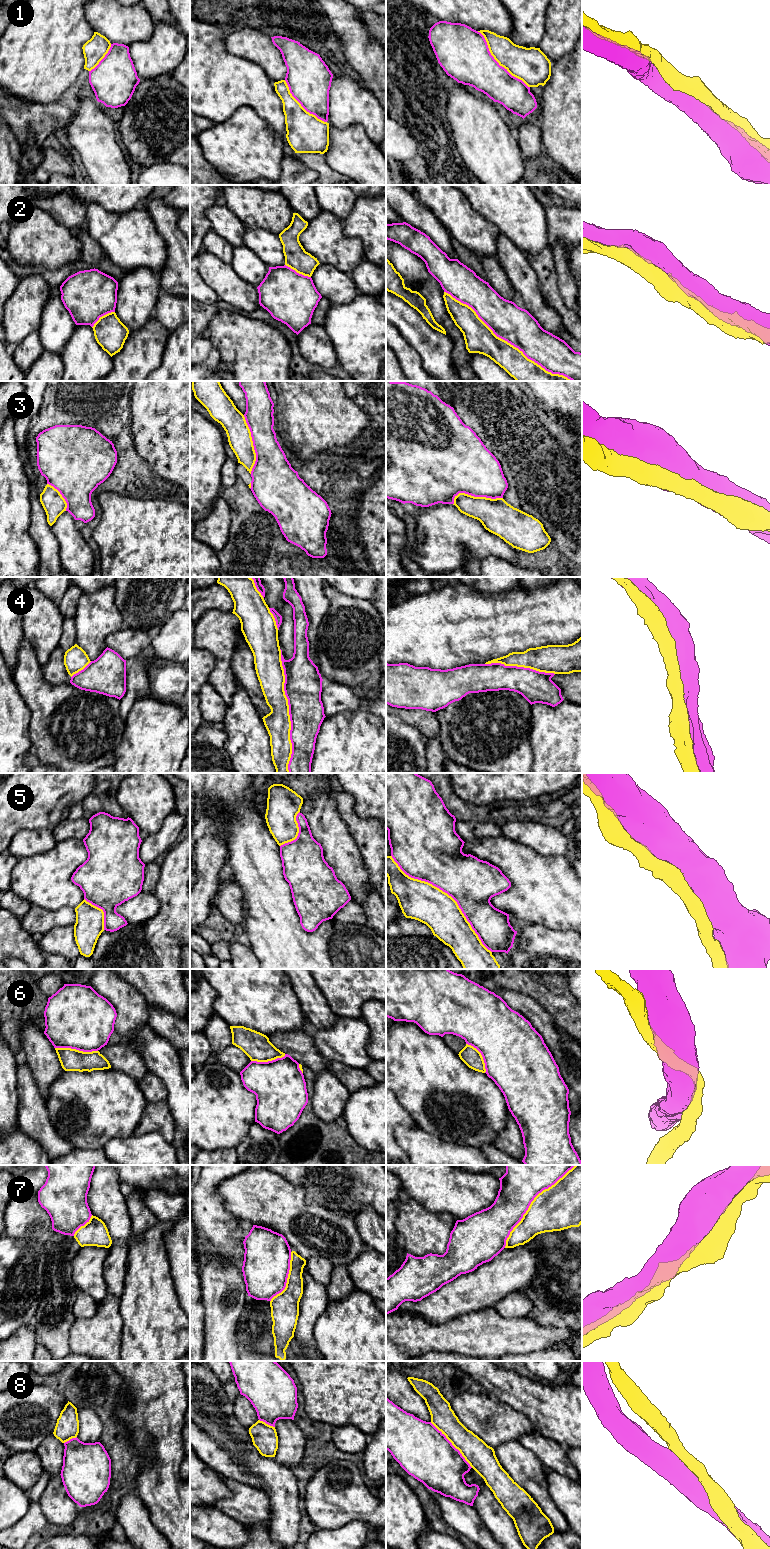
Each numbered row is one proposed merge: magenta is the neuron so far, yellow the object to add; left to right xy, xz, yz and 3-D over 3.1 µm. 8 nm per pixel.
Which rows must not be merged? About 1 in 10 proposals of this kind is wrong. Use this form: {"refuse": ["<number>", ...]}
{"refuse": ["6"]}

